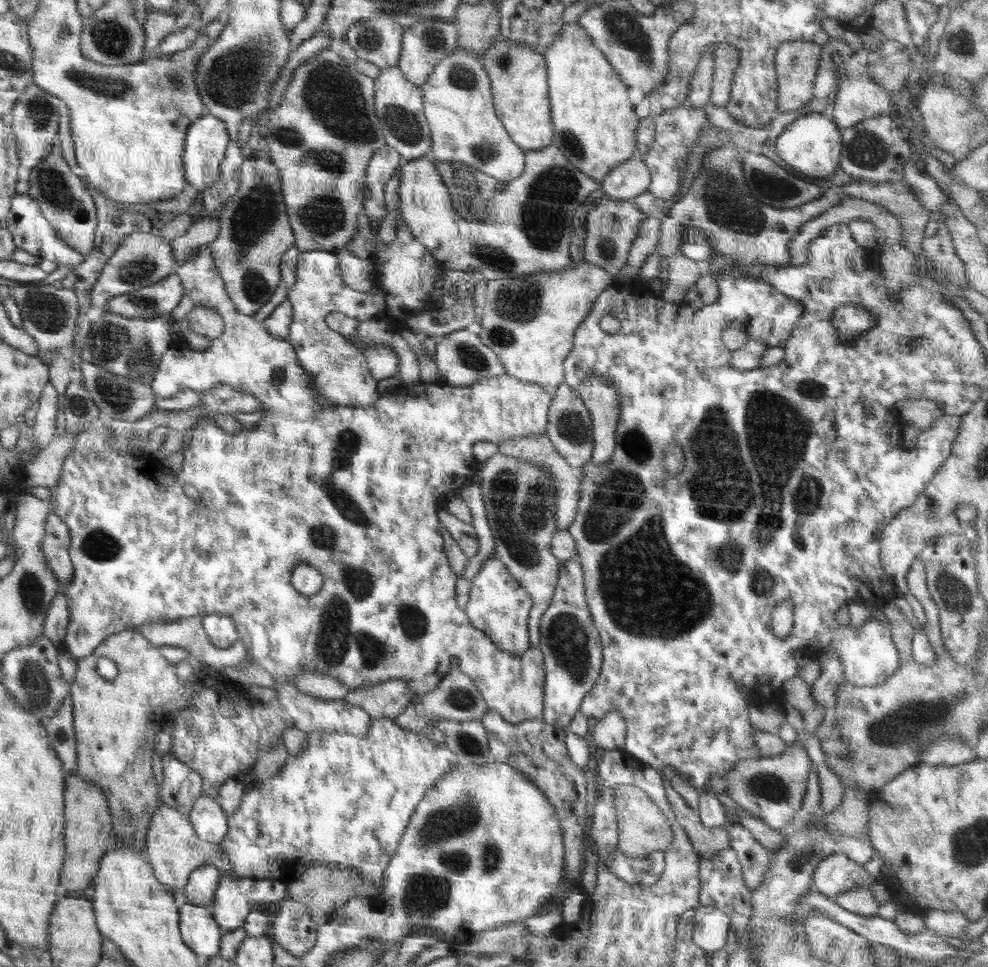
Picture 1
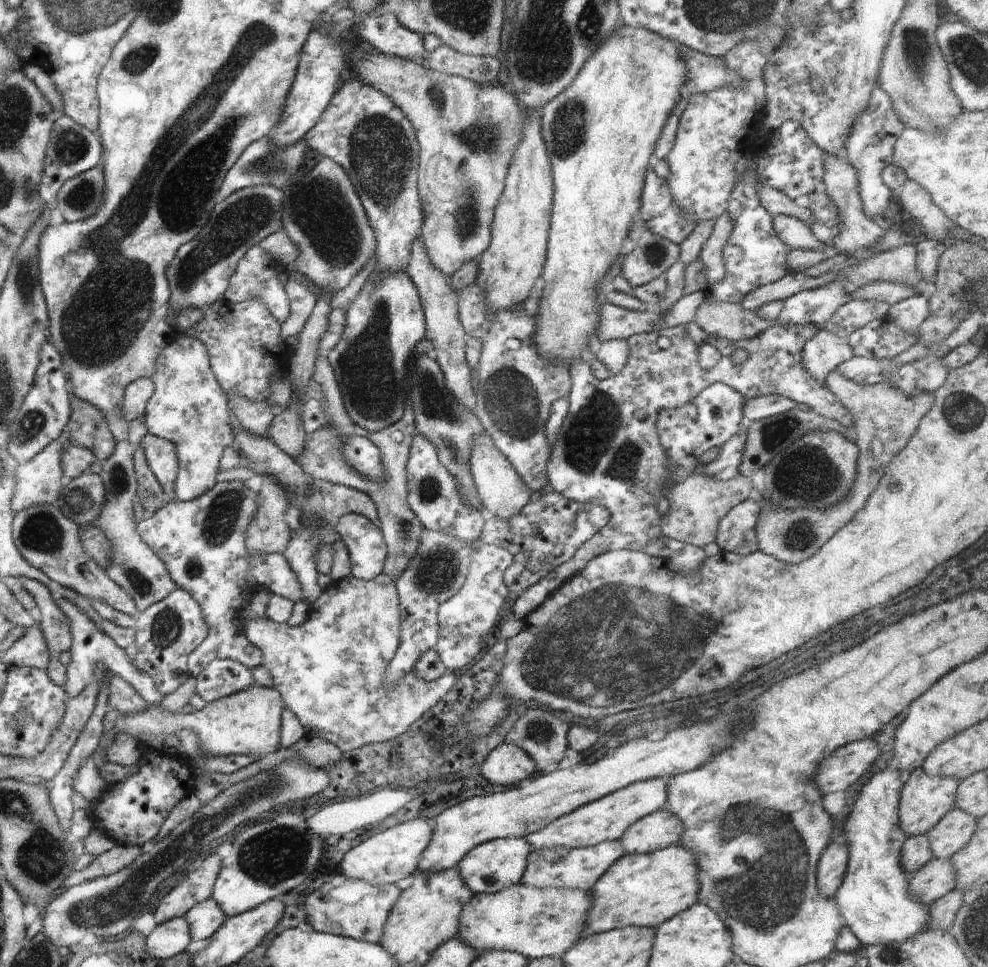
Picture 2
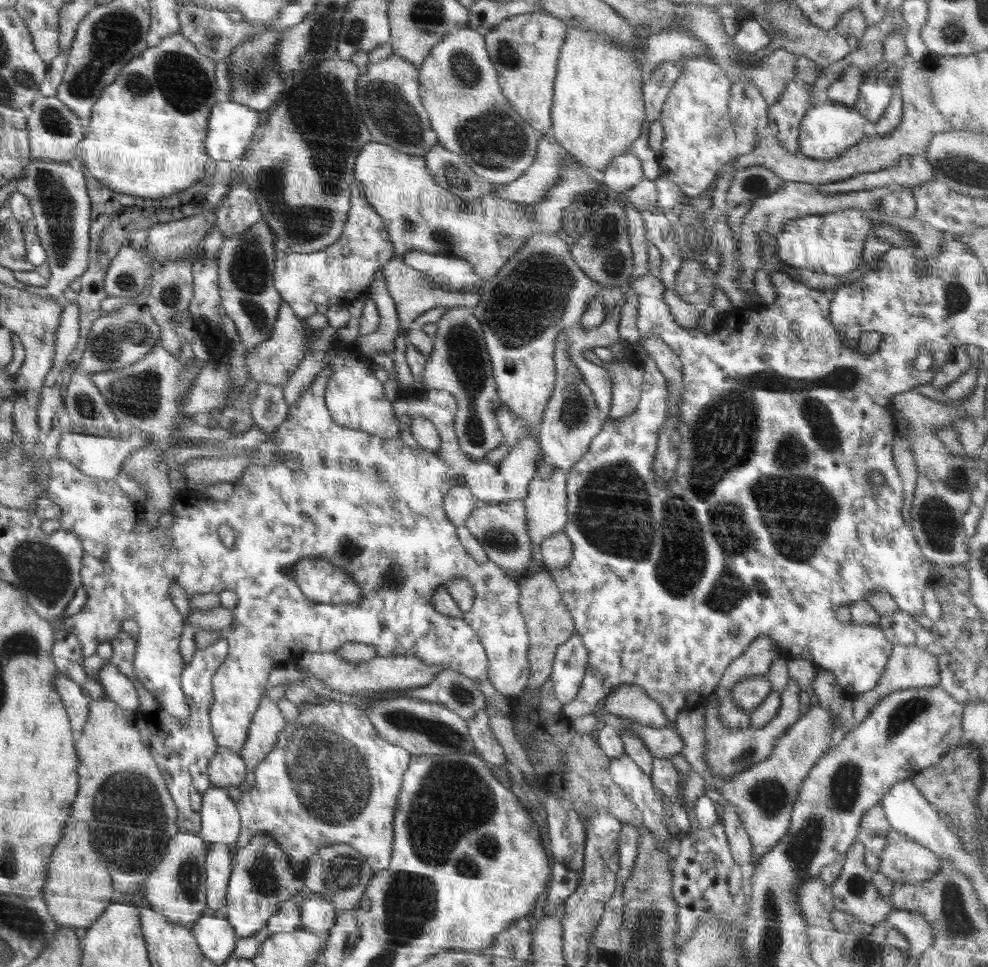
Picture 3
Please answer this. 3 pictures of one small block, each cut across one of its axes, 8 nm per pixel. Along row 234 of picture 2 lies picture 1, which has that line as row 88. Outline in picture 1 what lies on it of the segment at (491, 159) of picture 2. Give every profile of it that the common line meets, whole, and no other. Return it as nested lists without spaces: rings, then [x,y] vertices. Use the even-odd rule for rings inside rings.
[[[459,46],[455,54],[443,58],[421,86],[423,93],[423,113],[431,132],[431,151],[426,155],[430,160],[454,160],[473,166],[487,175],[493,176],[500,183],[518,178],[524,170],[525,150],[520,148],[508,134],[501,119],[496,116],[488,73],[479,61],[480,57],[471,50]]]

